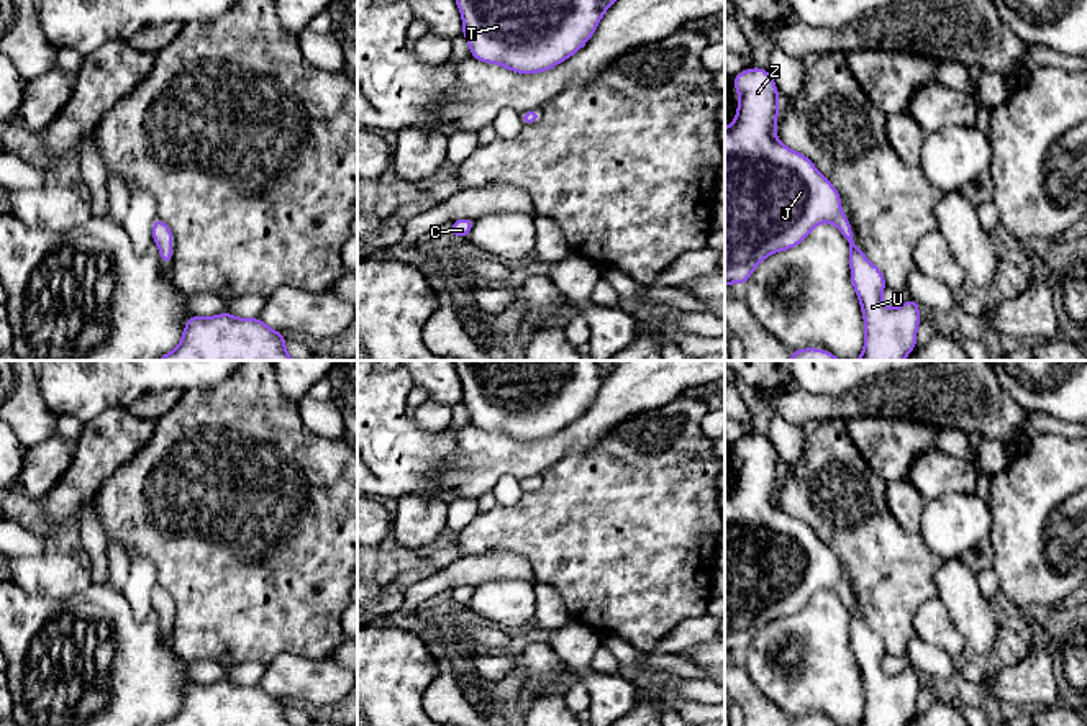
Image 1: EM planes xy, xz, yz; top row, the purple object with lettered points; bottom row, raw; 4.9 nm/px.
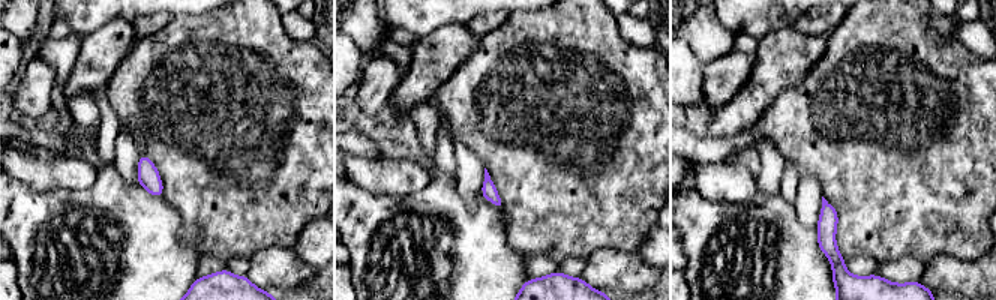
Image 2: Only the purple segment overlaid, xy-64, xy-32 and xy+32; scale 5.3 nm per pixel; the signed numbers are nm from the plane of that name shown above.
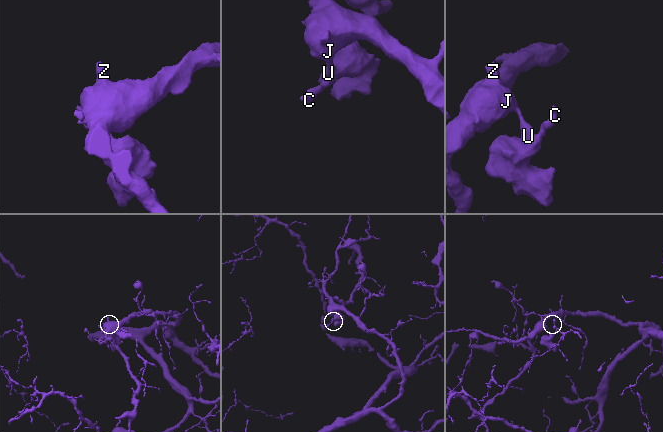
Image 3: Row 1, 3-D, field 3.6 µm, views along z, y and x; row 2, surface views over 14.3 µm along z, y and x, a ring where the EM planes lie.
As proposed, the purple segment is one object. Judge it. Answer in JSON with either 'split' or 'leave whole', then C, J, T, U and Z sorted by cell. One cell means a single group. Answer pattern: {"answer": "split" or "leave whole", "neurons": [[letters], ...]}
{"answer": "leave whole", "neurons": [["C", "J", "T", "U", "Z"]]}

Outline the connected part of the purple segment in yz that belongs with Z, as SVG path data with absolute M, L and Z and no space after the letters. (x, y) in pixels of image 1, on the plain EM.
M754 433L733 444L733 456L739 467L733 490L725 495L725 652L746 651L767 623L795 615L815 593L830 588L849 611L851 651L862 675L866 706L857 726L905 726L916 715L918 669L908 665L897 675L882 670L884 641L854 610L838 557L808 524L775 503L780 464L772 442Z

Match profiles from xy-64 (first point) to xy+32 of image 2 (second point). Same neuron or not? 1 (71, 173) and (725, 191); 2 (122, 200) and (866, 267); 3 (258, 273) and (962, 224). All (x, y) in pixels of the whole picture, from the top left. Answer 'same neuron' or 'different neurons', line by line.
1: same neuron
2: different neurons
3: different neurons

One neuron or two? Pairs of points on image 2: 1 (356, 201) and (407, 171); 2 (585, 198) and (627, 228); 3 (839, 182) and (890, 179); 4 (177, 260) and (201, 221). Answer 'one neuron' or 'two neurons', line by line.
1: two neurons
2: one neuron
3: one neuron
4: two neurons

